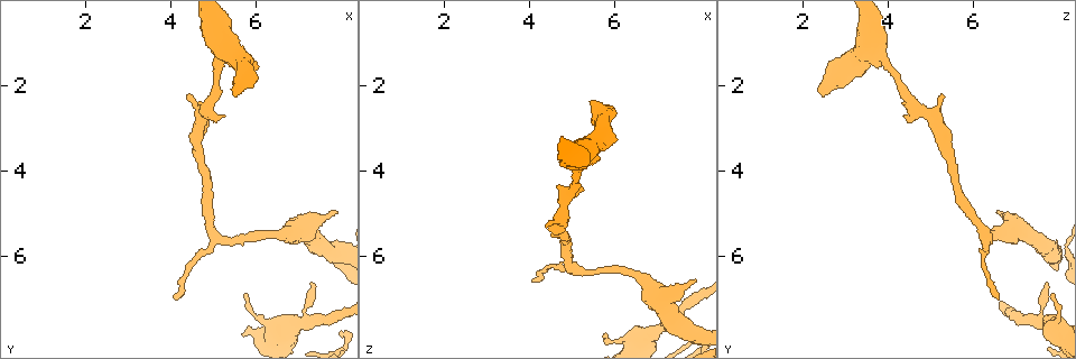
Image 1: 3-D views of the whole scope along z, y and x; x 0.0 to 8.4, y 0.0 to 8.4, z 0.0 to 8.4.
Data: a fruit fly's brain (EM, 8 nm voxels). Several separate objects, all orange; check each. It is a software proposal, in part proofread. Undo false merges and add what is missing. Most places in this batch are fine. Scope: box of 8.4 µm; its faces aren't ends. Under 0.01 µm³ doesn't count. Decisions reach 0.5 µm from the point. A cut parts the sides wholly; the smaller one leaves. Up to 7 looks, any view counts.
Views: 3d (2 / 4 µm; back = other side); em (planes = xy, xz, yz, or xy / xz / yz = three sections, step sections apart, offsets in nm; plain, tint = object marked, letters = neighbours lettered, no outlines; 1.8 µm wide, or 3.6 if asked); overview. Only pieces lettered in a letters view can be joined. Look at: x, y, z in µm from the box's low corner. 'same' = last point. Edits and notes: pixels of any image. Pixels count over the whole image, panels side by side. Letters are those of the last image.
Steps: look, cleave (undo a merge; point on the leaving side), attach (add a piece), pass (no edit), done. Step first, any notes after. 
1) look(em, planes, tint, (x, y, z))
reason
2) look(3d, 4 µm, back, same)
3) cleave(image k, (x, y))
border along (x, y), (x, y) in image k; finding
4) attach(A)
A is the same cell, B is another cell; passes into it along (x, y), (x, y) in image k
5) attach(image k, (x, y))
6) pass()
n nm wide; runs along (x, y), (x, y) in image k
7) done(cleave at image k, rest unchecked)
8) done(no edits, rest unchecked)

look(em, xy, step 4, tint, (7.90, 5.00, 6.55))
branch stops here

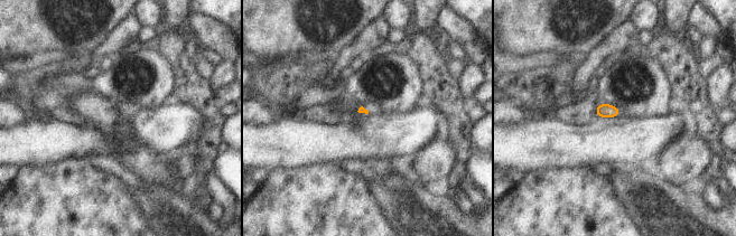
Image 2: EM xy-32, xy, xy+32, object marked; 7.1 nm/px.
look(em, planes, letters, same)

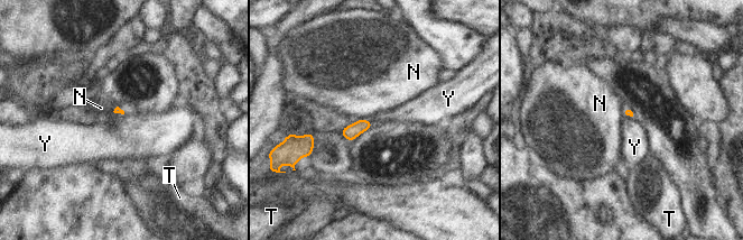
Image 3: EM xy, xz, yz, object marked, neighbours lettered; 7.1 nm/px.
pass()
N, T and Y are other cells; border along (363, 119), (373, 125) in image 3; no lettered piece goes on from it

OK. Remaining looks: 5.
look(em, planes, letters, (7.30, 6.60, 7.65))
tapers out

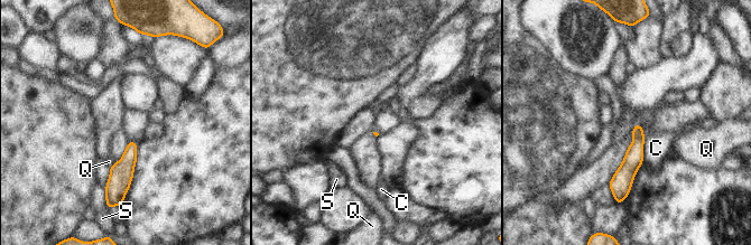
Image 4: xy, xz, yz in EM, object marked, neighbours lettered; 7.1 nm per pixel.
pass()
C, Q and S are other cells; runs along (638, 128), (634, 157), (615, 190) in image 4; none of them fits

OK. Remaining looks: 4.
look(3d, 2 µm, (4.45, 2.15, 5.25))
an open end

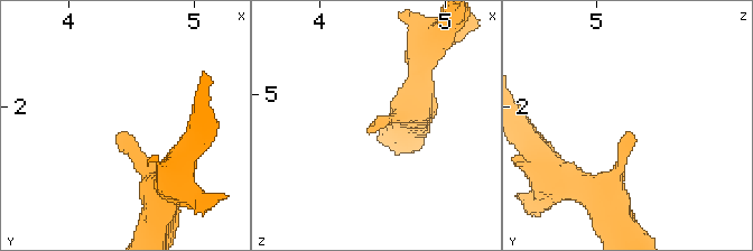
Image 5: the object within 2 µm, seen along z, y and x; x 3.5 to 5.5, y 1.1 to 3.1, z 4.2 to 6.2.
look(em, xy, step 16, letters, (4.44, 2.18, 5.24))
need the tissue

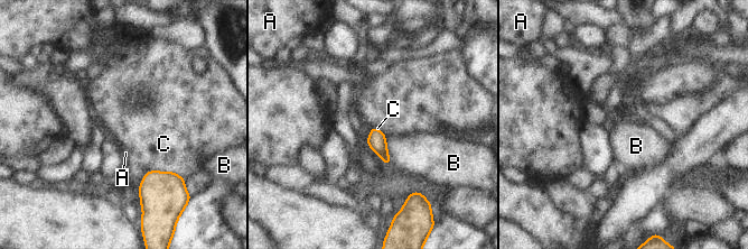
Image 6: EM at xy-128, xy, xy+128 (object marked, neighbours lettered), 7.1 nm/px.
look(em, planes, letters, same)

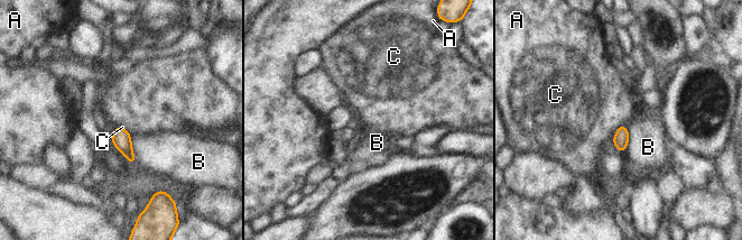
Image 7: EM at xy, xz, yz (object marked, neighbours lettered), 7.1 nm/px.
pass()
A, B and C are other cells; none of them fits

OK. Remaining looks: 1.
done(no edits, rest unchecked)

